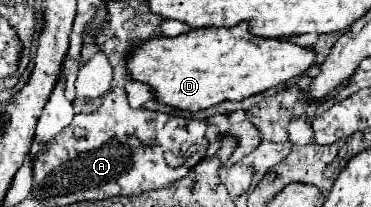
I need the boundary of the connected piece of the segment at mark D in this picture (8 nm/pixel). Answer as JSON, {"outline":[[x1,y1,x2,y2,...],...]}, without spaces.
{"outline":[[242,22,234,28,200,28,174,38,158,36,148,42,142,42,128,58,128,72,134,80,150,84,156,92,158,102,174,108,198,112,226,100,244,100,248,96,254,96,278,84,284,84,292,78,298,78,314,64,314,60,316,60,316,52,312,48,302,48,286,38,256,36,250,32,248,22]]}

